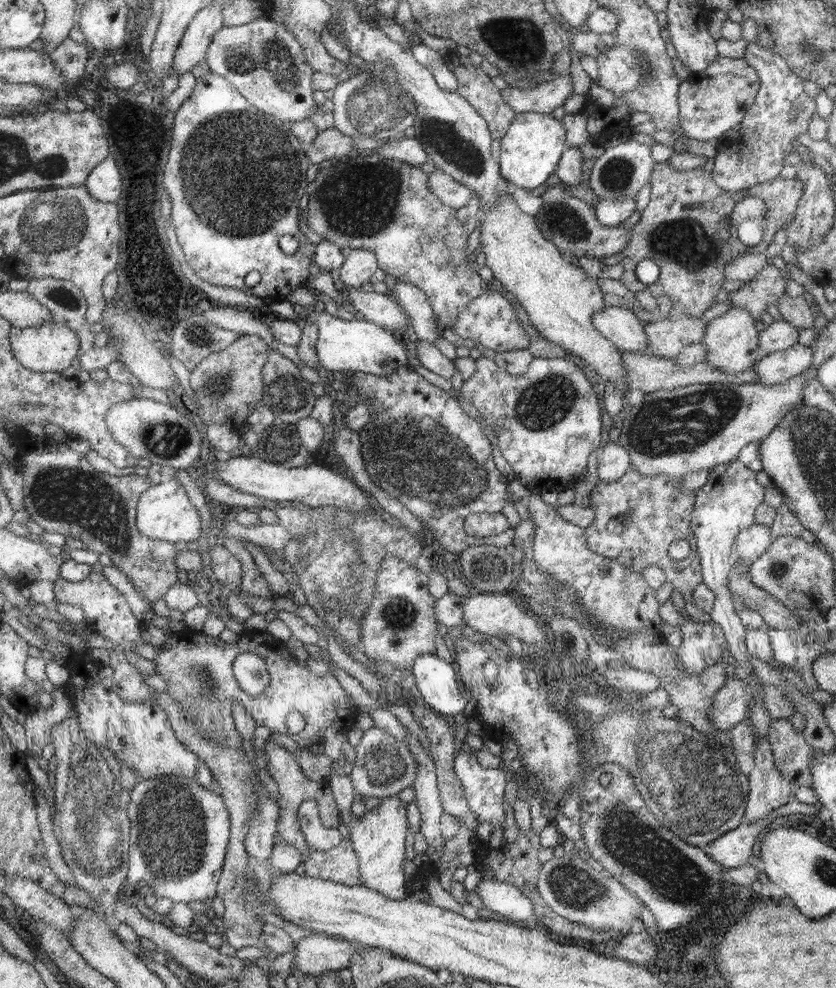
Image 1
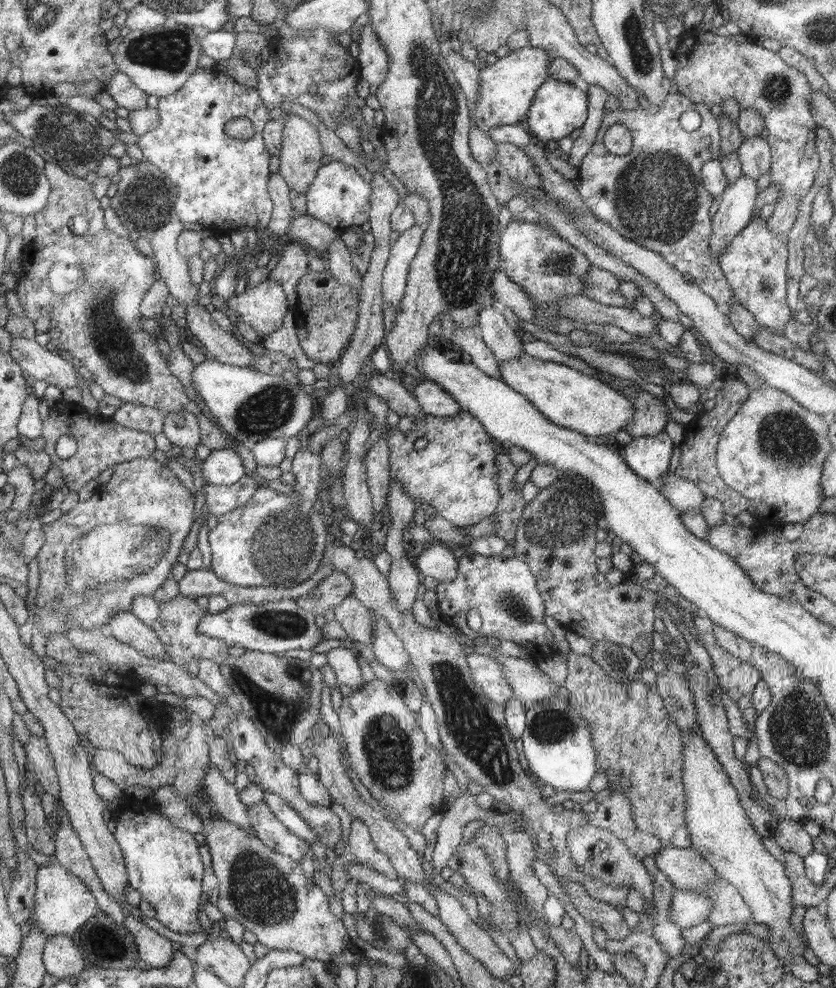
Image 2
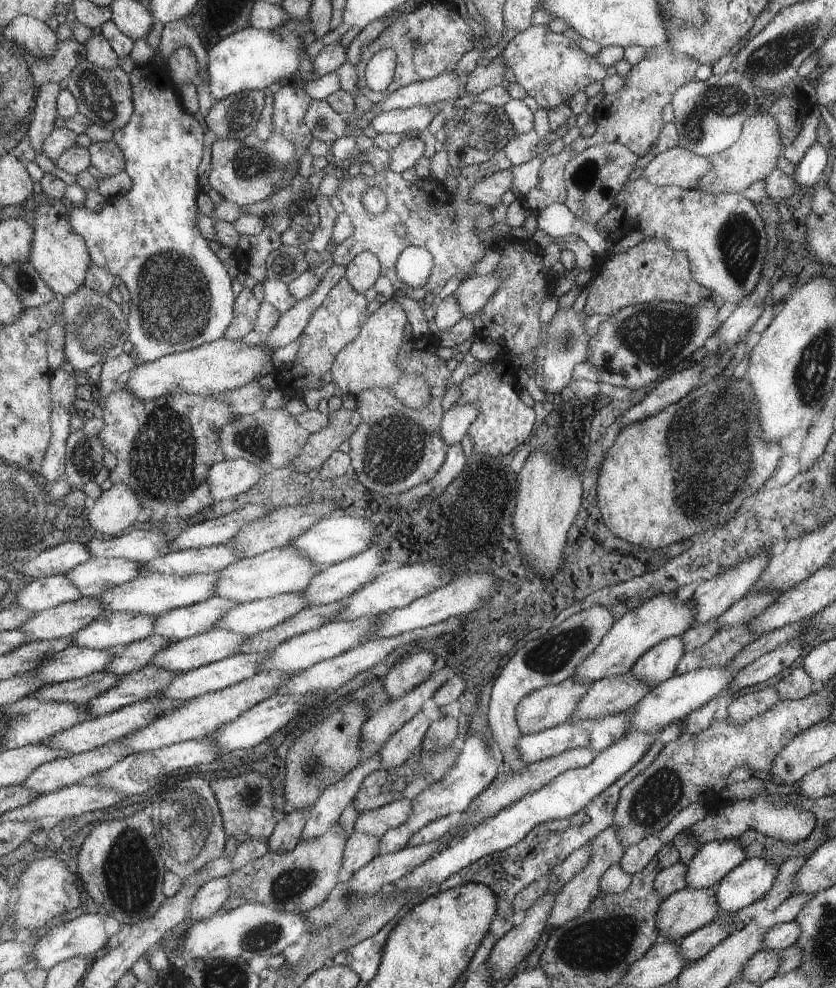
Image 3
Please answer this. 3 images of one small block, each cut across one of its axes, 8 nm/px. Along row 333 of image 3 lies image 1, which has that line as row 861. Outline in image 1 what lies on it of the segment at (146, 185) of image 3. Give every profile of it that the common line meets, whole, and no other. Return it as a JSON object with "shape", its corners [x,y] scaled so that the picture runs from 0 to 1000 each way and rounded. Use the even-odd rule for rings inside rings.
{"shape":[[[203,784],[163,794],[156,812],[160,820],[156,836],[156,895],[165,899],[164,893],[170,891],[189,910],[203,909],[207,914],[252,913],[260,906],[260,893],[269,876],[270,852],[278,846],[268,808],[225,786]]]}

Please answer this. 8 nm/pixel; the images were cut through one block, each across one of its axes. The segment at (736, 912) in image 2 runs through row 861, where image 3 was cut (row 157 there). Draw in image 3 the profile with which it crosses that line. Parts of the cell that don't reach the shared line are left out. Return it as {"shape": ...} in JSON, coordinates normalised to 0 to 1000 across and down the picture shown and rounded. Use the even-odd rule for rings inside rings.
{"shape":[[[807,149],[785,158],[770,170],[767,180],[782,187],[807,187],[813,191],[834,192],[834,183],[843,178],[849,170],[844,159]]]}

